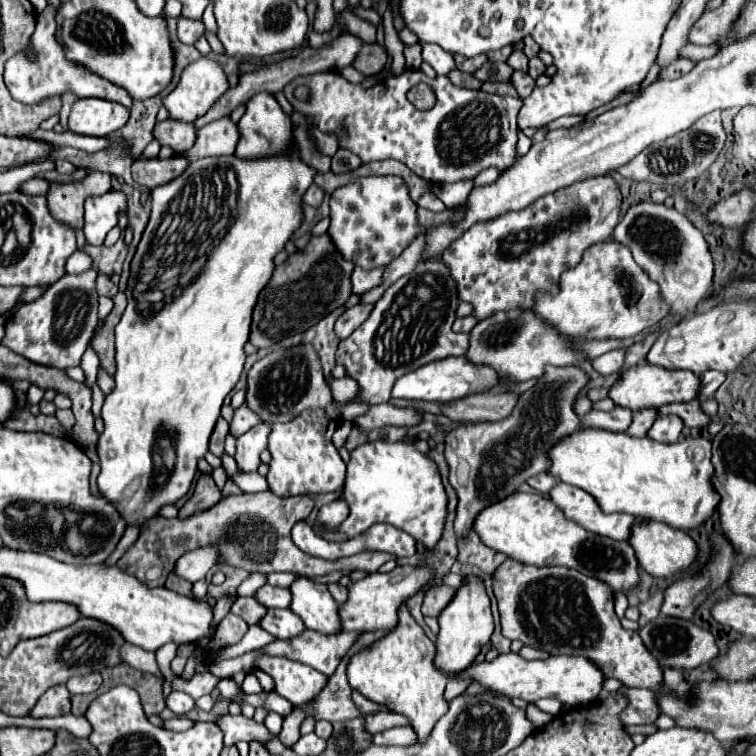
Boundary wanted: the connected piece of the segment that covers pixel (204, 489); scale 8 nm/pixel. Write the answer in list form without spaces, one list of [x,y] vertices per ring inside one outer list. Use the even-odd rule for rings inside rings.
[[[200,475],[200,481],[196,483],[194,495],[186,501],[186,505],[180,509],[180,519],[188,519],[194,513],[212,509],[220,501],[220,491],[210,475]]]

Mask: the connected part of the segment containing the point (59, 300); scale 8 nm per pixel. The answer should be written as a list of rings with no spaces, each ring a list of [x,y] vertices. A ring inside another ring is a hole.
[[[88,269],[80,275],[64,275],[54,287],[48,287],[42,297],[30,305],[22,305],[14,317],[8,319],[6,337],[2,345],[32,363],[64,369],[80,365],[80,359],[94,335],[98,323],[98,293],[94,287],[96,271]]]

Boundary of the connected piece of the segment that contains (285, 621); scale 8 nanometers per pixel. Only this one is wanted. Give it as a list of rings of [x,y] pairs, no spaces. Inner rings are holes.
[[[268,609],[260,625],[276,639],[294,639],[306,631],[302,619],[298,619],[298,615],[294,615],[290,609]]]

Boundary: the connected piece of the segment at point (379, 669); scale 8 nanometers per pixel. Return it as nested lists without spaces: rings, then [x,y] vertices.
[[[402,607],[396,629],[372,647],[354,655],[348,663],[350,687],[362,693],[366,699],[384,705],[398,715],[404,715],[416,731],[418,743],[426,743],[436,721],[448,711],[448,701],[444,699],[444,687],[448,679],[434,667],[434,651],[434,643],[412,619],[408,609]]]

